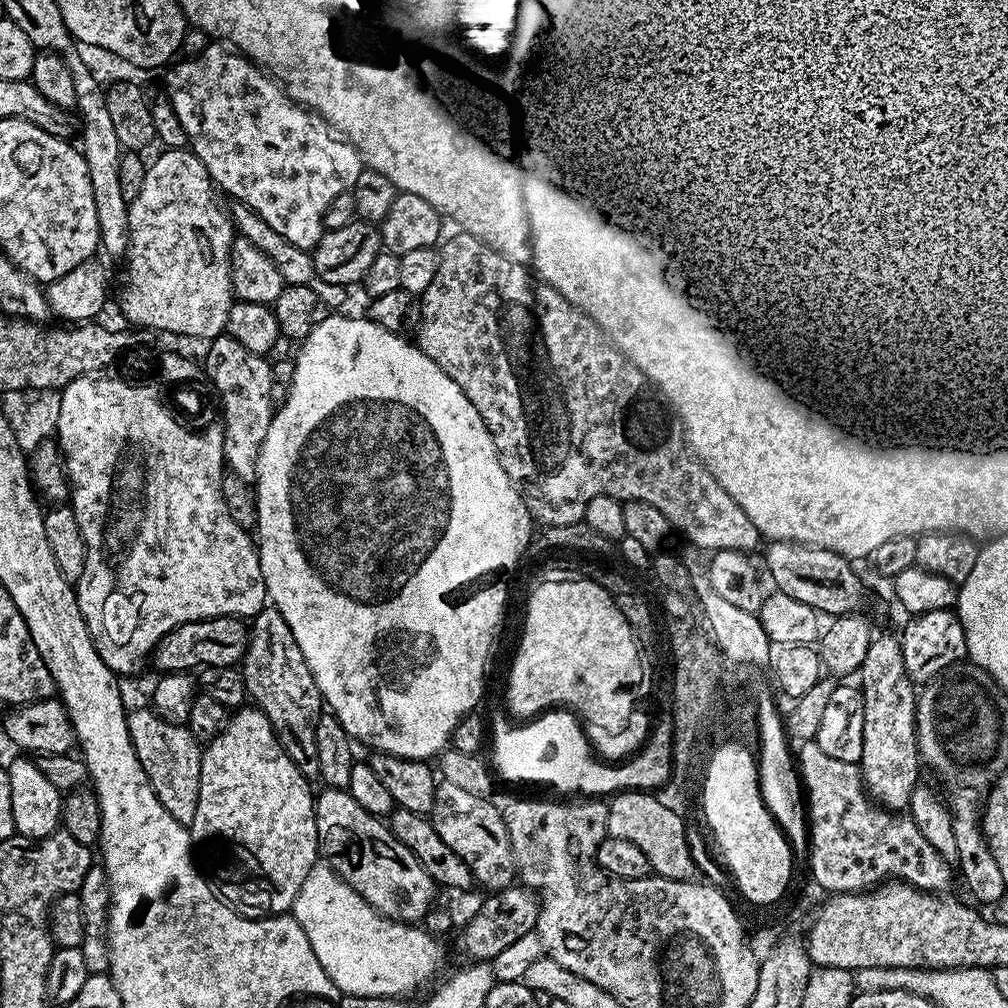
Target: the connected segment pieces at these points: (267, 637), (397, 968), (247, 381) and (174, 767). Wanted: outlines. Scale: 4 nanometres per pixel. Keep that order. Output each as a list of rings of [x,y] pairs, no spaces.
[[[265,606],[259,614],[251,617],[242,671],[247,699],[255,707],[260,708],[262,714],[266,714],[266,718],[270,718],[270,726],[274,730],[282,750],[286,750],[288,757],[296,763],[298,770],[308,781],[319,781],[318,742],[314,738],[314,726],[316,719],[322,715],[322,697],[314,682],[314,674],[310,674],[310,666],[306,666],[306,658],[302,658],[302,650],[298,650],[298,642],[290,630],[290,626],[286,626],[286,618],[282,618],[282,614],[277,608]]]
[[[318,862],[306,874],[302,890],[294,898],[290,915],[306,930],[310,946],[314,946],[314,955],[322,962],[322,970],[330,974],[334,986],[340,988],[343,995],[356,996],[392,996],[407,997],[407,992],[420,988],[436,972],[440,964],[441,941],[423,927],[402,924],[399,920],[387,920],[379,916],[372,907],[345,882],[326,862]]]
[[[226,334],[216,336],[207,348],[202,367],[216,388],[218,408],[222,413],[224,463],[231,475],[249,482],[255,481],[262,442],[266,442],[266,430],[270,430],[274,415],[274,405],[270,398],[272,364],[268,356],[259,356],[254,354],[254,350],[246,350],[246,346],[234,342],[234,338]]]
[[[151,707],[136,708],[127,713],[130,742],[134,746],[134,754],[138,754],[138,762],[142,762],[142,770],[146,770],[146,778],[166,814],[179,824],[191,826],[194,814],[198,814],[198,790],[202,774],[201,741],[192,737],[192,732],[183,724],[166,722]]]

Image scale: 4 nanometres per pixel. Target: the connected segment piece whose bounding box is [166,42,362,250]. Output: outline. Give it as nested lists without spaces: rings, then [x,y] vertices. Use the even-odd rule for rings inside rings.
[[[209,43],[208,48],[203,50],[199,56],[188,59],[184,58],[180,62],[181,64],[168,76],[166,91],[170,102],[174,106],[174,110],[178,114],[178,122],[182,122],[182,130],[186,130],[186,134],[188,135],[190,151],[199,158],[202,166],[206,166],[206,170],[212,176],[213,185],[223,195],[225,192],[226,195],[233,196],[231,198],[233,201],[244,204],[248,208],[253,208],[262,219],[270,222],[270,226],[274,226],[274,230],[278,230],[278,234],[282,234],[282,238],[286,238],[286,242],[290,242],[299,248],[309,250],[315,248],[320,237],[326,231],[324,226],[326,206],[330,206],[330,202],[334,202],[334,198],[338,198],[338,194],[352,189],[360,173],[362,161],[360,155],[354,150],[354,146],[337,135],[333,128],[318,113],[305,110],[295,100],[291,100],[287,91],[269,73],[265,72],[263,68],[253,64],[247,56],[233,50],[231,47],[225,46],[223,43]]]

